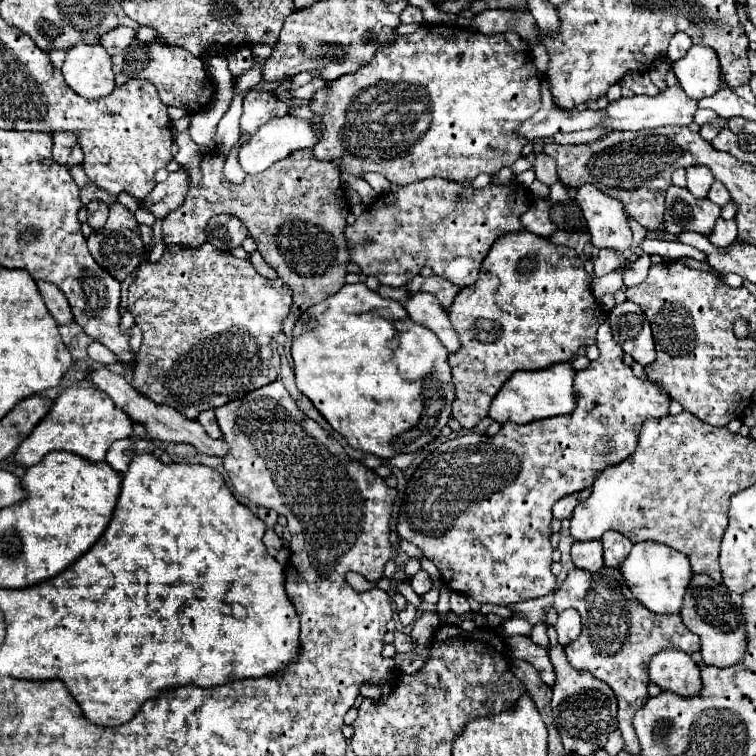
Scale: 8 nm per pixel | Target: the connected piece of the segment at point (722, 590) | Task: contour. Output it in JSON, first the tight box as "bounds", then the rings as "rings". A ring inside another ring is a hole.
{"bounds":[682,574,746,668],"rings":[[[694,574],[682,606],[682,620],[684,624],[700,636],[700,652],[702,660],[708,666],[728,668],[740,662],[746,654],[746,628],[742,618],[742,608],[730,600],[730,592],[724,584],[716,584],[706,574]]]}

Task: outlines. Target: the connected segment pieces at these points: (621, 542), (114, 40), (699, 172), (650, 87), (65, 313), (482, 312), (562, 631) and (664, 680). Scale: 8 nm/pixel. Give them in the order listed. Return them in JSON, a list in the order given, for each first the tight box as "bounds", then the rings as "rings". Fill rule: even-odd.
[{"bounds":[602,530,632,568],"rings":[[[614,530],[602,536],[602,544],[604,544],[604,564],[612,568],[618,568],[632,548],[632,542]]]},{"bounds":[100,26,136,54],"rings":[[[116,26],[114,30],[106,32],[100,38],[100,44],[104,46],[104,50],[108,54],[120,54],[128,48],[128,44],[136,38],[136,30],[134,28],[126,28],[126,26]]]},{"bounds":[686,166,714,198],"rings":[[[706,166],[688,168],[686,178],[688,178],[686,188],[692,192],[694,198],[706,198],[708,196],[708,190],[710,190],[710,186],[714,182],[714,176],[710,174],[710,170]]]},{"bounds":[620,72,660,96],"rings":[[[632,72],[632,74],[626,74],[622,80],[620,80],[620,86],[626,86],[630,88],[634,94],[644,94],[644,96],[656,96],[660,90],[652,84],[650,76],[648,74],[640,74],[640,72]]]},{"bounds":[36,282,74,324],"rings":[[[36,282],[36,284],[42,290],[46,308],[54,316],[54,320],[58,324],[74,324],[74,318],[70,314],[70,306],[66,302],[66,296],[54,284],[46,284],[46,282]]]},{"bounds":[448,230,606,430],"rings":[[[522,230],[510,232],[494,242],[490,254],[482,262],[478,280],[458,292],[448,316],[462,344],[458,352],[448,356],[456,390],[452,416],[462,424],[462,428],[472,430],[488,416],[494,396],[514,372],[544,370],[558,362],[574,360],[582,346],[596,344],[596,330],[604,322],[606,312],[592,294],[590,276],[576,250],[556,246],[546,238]]]},{"bounds":[556,610,582,646],"rings":[[[564,610],[558,616],[558,622],[556,622],[558,644],[562,646],[570,644],[574,638],[578,638],[580,630],[582,630],[582,624],[580,624],[580,614],[576,610]]]},{"bounds":[648,650,700,696],"rings":[[[662,650],[658,652],[648,666],[650,682],[654,682],[660,690],[670,690],[678,696],[694,696],[700,682],[700,668],[696,662],[680,650]]]}]

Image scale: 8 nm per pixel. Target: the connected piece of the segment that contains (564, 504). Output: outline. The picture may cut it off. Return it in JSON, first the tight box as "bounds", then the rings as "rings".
{"bounds":[552,488,590,520],"rings":[[[590,488],[580,490],[580,492],[574,492],[574,494],[568,494],[568,496],[560,498],[560,500],[554,504],[554,508],[552,508],[554,518],[558,518],[558,520],[570,518],[570,516],[572,516],[572,510],[574,510],[574,508],[584,500],[584,498],[588,498],[588,496],[590,496]]]}

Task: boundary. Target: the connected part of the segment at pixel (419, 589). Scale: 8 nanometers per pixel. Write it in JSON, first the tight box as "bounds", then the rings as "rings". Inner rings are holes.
{"bounds":[410,570,432,596],"rings":[[[420,570],[420,572],[416,572],[414,578],[410,580],[410,586],[414,588],[414,592],[416,592],[418,596],[422,596],[422,594],[426,594],[426,592],[432,588],[432,578],[430,578],[424,570]]]}

